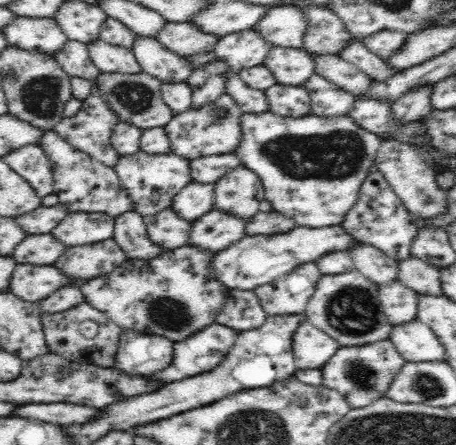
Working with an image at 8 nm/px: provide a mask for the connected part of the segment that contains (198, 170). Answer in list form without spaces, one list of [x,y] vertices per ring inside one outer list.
[[[234,153],[214,154],[190,160],[192,181],[198,184],[216,183],[229,171],[241,166],[240,160]]]

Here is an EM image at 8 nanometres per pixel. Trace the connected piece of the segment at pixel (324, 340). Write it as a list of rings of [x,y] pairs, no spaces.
[[[307,320],[300,322],[293,333],[293,355],[296,368],[300,370],[320,369],[340,347],[329,334]]]

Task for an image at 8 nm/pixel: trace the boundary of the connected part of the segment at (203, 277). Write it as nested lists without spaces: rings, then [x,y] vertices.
[[[184,245],[150,260],[126,259],[120,266],[106,276],[92,278],[90,282],[82,284],[82,294],[88,298],[86,302],[96,306],[96,310],[104,312],[110,321],[123,329],[143,332],[144,334],[156,334],[166,336],[174,342],[184,340],[186,336],[198,332],[200,328],[214,324],[216,312],[222,308],[224,298],[228,290],[220,281],[210,277],[208,264],[213,254],[208,251],[200,251],[192,245]]]

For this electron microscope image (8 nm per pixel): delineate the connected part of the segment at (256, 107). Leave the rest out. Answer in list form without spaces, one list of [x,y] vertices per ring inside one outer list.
[[[230,71],[226,74],[224,93],[228,93],[243,112],[260,113],[268,111],[268,101],[264,91],[250,88],[240,78],[239,73]]]

